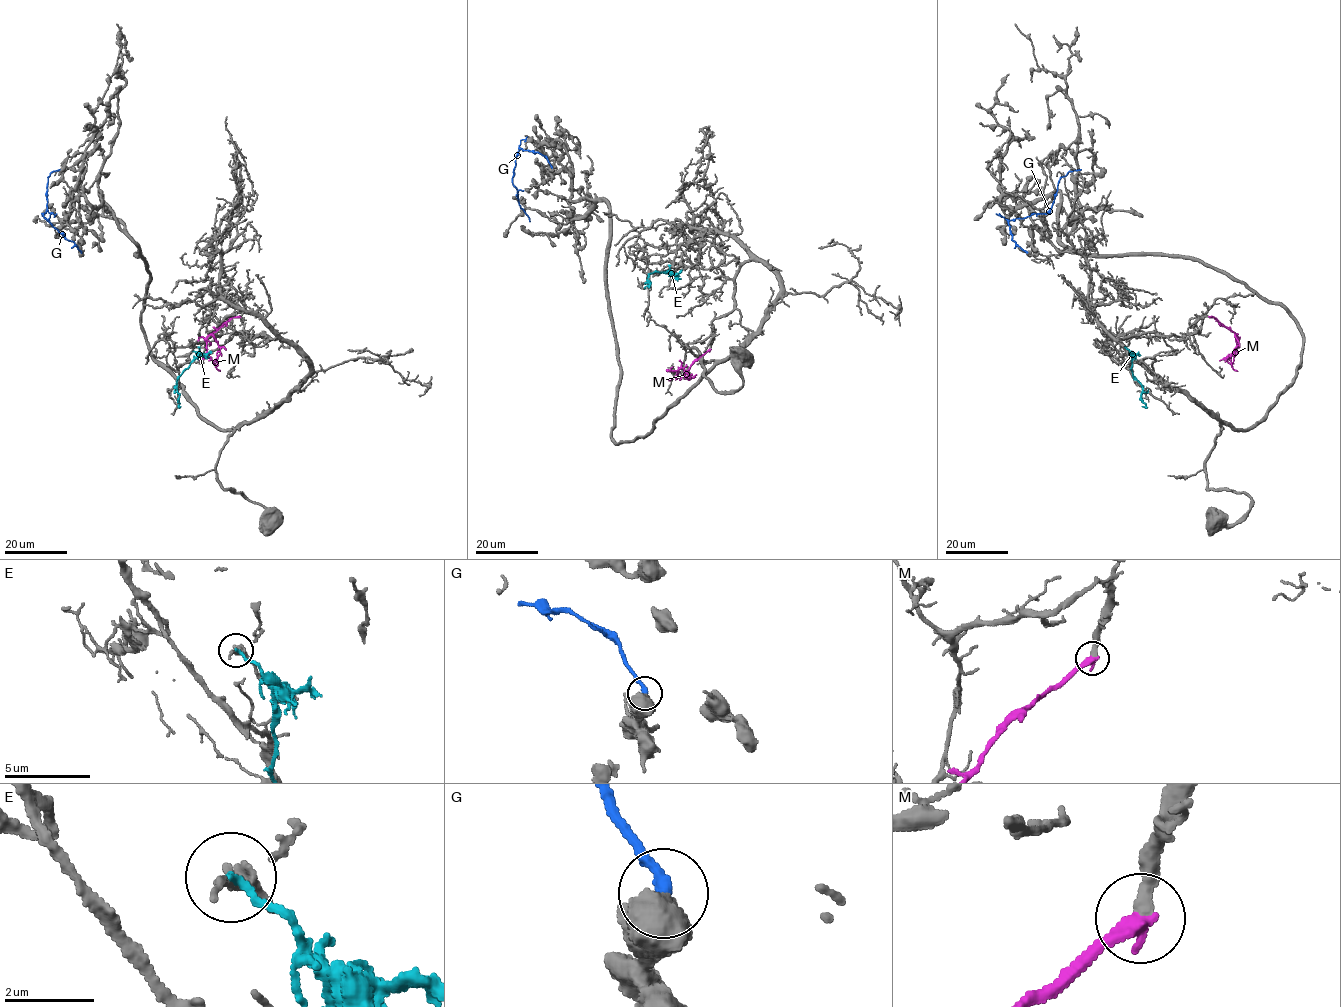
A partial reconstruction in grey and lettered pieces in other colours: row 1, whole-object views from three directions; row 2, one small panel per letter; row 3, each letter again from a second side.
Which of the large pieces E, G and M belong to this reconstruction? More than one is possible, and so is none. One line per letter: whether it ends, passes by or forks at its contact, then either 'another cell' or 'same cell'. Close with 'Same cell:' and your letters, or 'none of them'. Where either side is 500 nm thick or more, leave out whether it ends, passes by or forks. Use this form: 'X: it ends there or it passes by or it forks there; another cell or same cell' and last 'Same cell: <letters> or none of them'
E: it ends there; another cell
G: another cell
M: it ends there; same cell
Same cell: M

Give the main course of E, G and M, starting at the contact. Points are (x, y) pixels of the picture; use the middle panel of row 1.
E: (669, 265), (668, 272), (652, 273), (647, 278), (648, 286), (651, 282)
G: (552, 167), (542, 154), (521, 149), (515, 159), (512, 184), (530, 221)
M: (709, 349), (684, 374), (689, 380), (688, 372), (691, 378)

